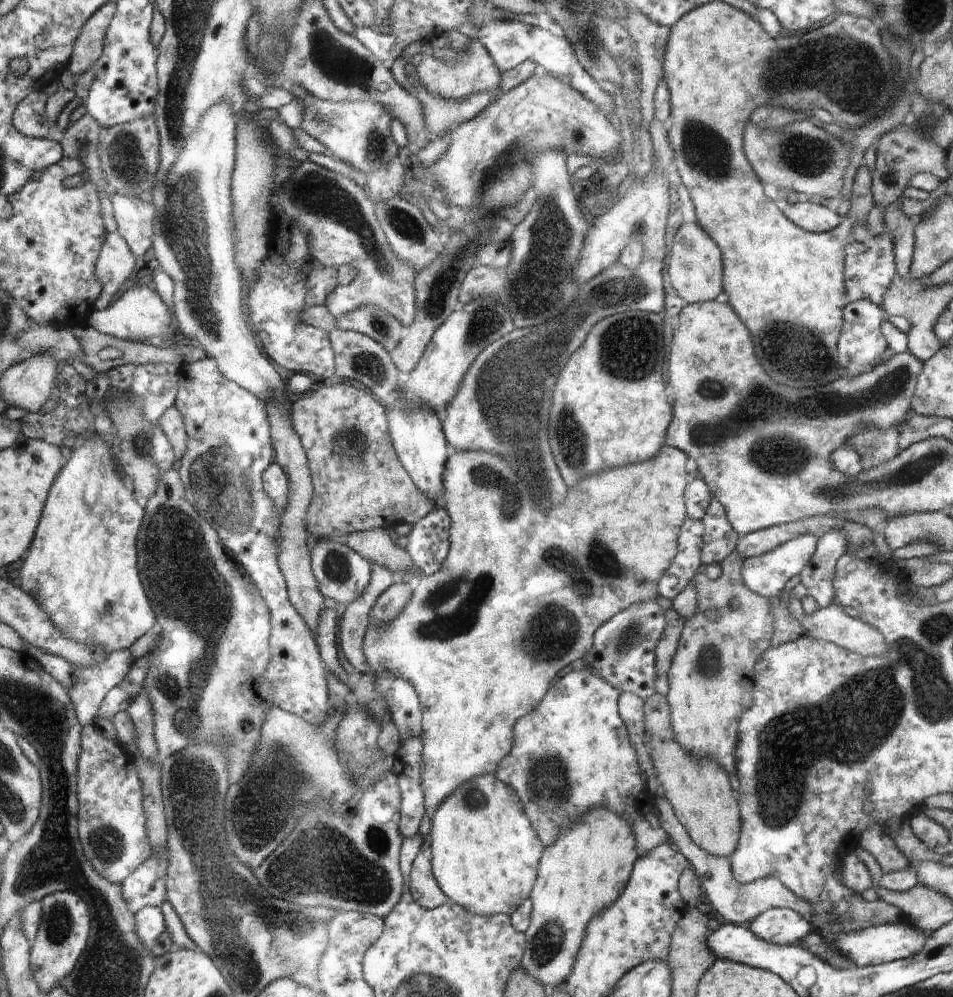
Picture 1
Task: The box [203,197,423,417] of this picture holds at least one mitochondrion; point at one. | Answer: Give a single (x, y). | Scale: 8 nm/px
(370, 367)

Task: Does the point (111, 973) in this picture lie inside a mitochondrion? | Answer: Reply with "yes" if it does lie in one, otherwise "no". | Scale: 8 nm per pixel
yes

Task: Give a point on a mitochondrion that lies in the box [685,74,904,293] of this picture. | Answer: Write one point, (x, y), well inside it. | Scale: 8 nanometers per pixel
(803, 155)

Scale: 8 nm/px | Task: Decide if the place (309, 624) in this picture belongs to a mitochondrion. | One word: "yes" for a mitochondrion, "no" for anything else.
no

